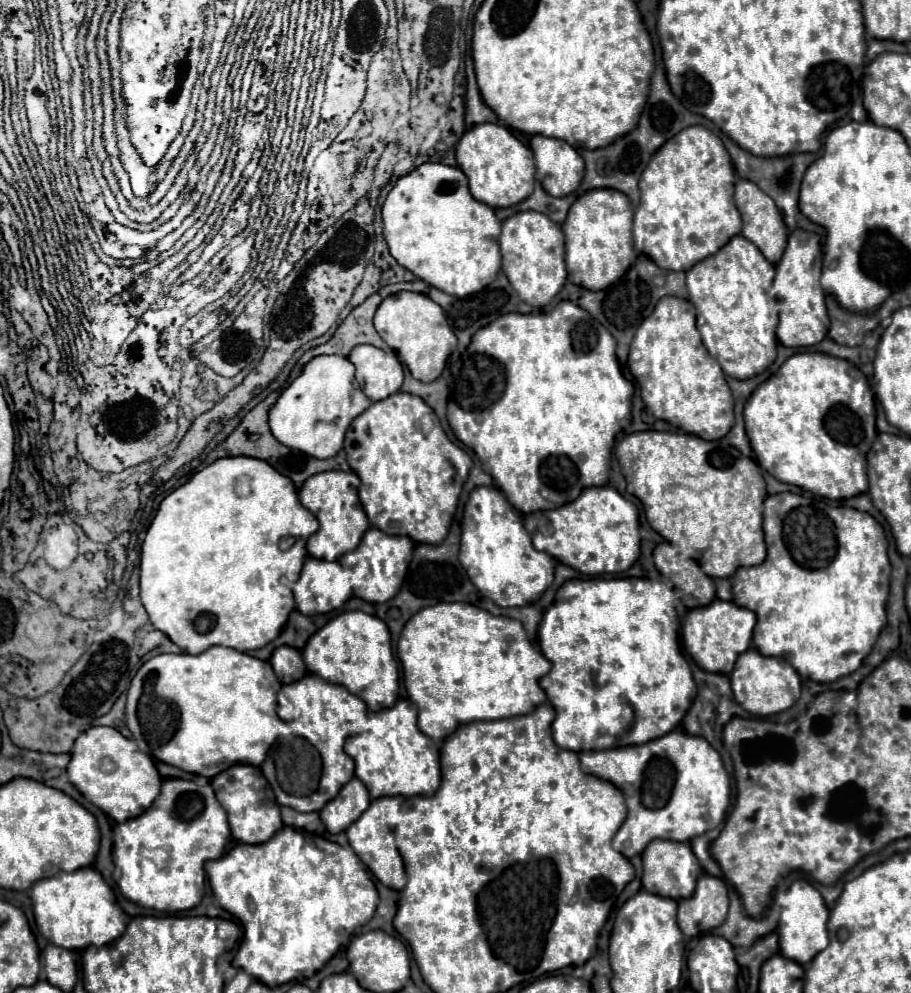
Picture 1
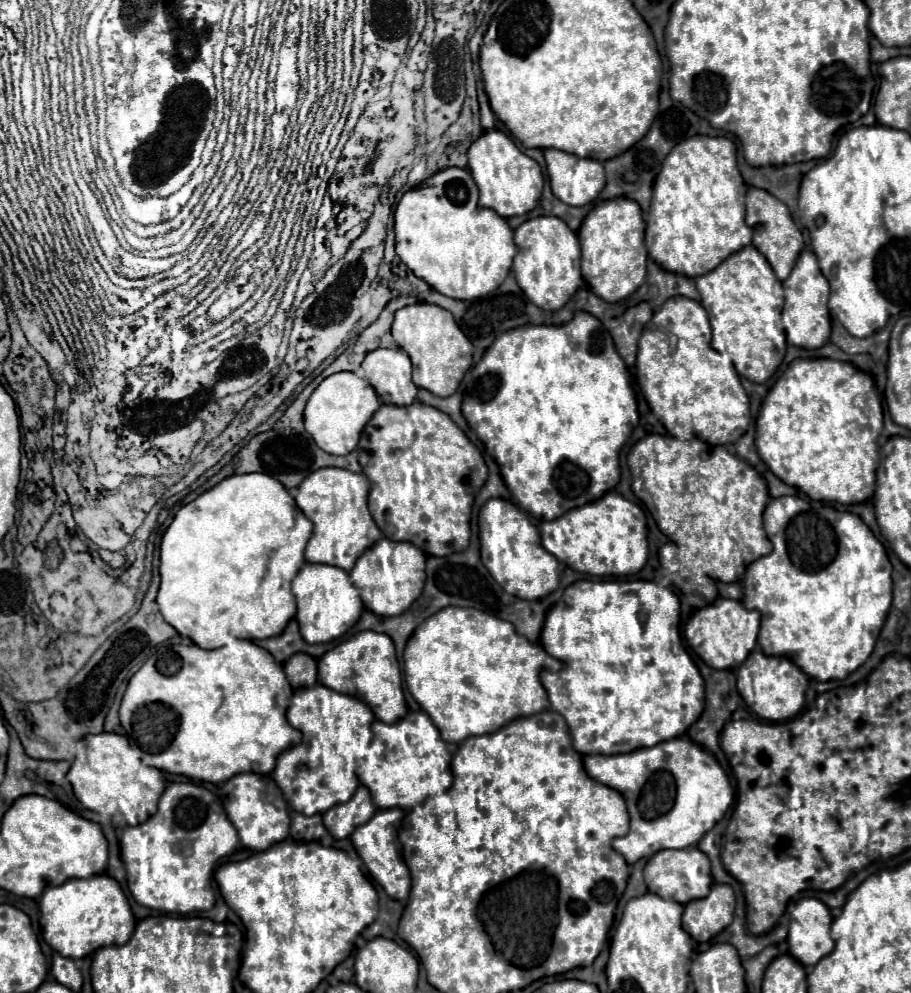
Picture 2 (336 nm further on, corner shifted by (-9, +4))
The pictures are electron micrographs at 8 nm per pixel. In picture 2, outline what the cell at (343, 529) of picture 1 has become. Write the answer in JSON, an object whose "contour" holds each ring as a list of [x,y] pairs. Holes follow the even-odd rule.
{"contour":[[[324,467],[310,473],[296,491],[296,505],[314,523],[314,533],[306,545],[304,557],[308,563],[328,563],[350,571],[356,559],[382,537],[378,525],[368,511],[368,477],[348,469]]]}

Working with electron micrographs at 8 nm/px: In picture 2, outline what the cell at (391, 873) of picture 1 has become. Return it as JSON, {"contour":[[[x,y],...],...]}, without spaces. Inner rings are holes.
{"contour":[[[380,809],[368,823],[356,827],[356,831],[350,835],[352,845],[360,855],[360,859],[364,861],[366,869],[394,901],[406,901],[410,895],[410,871],[400,855],[400,843],[398,843],[398,827],[402,817],[404,811],[400,809]]]}

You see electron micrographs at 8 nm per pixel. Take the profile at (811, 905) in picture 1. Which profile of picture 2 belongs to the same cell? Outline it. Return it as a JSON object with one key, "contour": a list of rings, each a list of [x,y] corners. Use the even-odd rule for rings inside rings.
{"contour":[[[804,897],[790,903],[787,914],[790,955],[804,967],[816,965],[834,949],[834,941],[830,937],[832,915],[828,907],[814,897]]]}

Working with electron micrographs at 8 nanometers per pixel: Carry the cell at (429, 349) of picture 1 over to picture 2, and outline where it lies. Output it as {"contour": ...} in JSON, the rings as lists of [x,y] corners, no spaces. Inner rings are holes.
{"contour":[[[414,303],[414,305],[402,307],[400,311],[396,311],[392,337],[398,343],[398,347],[408,353],[414,367],[412,381],[418,387],[428,389],[438,397],[450,397],[452,393],[456,393],[464,373],[472,365],[474,347],[456,325],[450,311],[430,303]]]}

